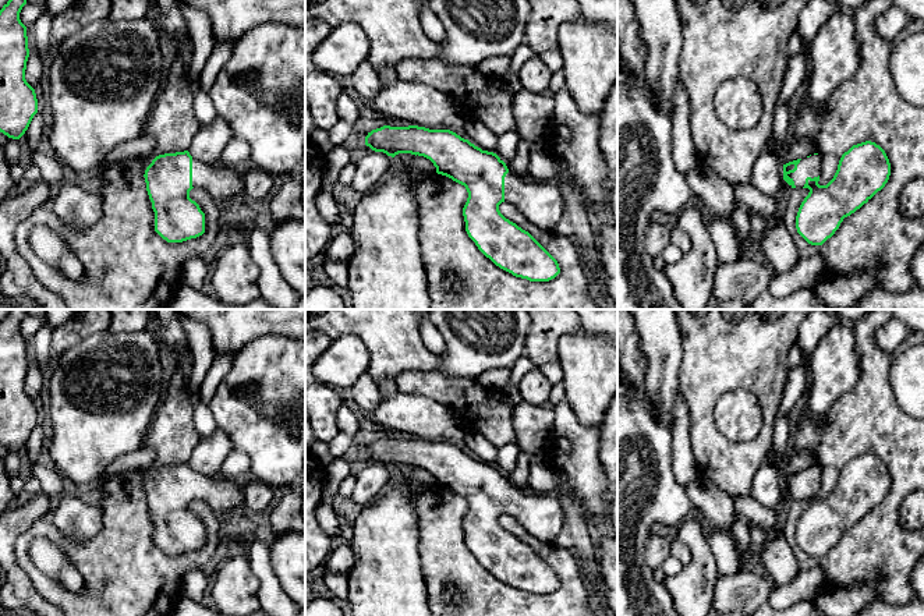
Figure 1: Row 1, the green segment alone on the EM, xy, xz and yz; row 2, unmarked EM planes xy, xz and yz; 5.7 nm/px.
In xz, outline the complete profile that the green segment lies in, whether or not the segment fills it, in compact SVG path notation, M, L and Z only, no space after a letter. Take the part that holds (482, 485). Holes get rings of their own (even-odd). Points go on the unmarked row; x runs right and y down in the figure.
M383 438L368 445L365 457L392 470L399 465L424 468L433 475L438 486L464 498L468 505L463 520L465 544L478 562L500 581L530 594L549 594L560 585L557 573L528 544L506 531L499 523L502 514L510 514L530 534L553 544L564 524L559 498L514 488L496 465L482 463L450 442Z

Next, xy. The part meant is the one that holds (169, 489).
M188 463L156 468L144 489L155 524L155 544L167 555L183 555L205 545L205 525L190 510L194 499L205 500L216 514L245 511L240 481L203 475Z

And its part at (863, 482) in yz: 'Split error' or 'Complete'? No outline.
Split error

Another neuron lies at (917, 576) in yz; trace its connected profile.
M924 555L918 559L910 576L910 587L914 591L914 598L924 601Z

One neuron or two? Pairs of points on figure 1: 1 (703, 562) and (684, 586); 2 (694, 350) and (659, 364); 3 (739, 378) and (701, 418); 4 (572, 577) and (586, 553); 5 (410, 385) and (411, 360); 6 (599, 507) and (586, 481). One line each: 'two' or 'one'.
1: one
2: two
3: one
4: two
5: two
6: one

